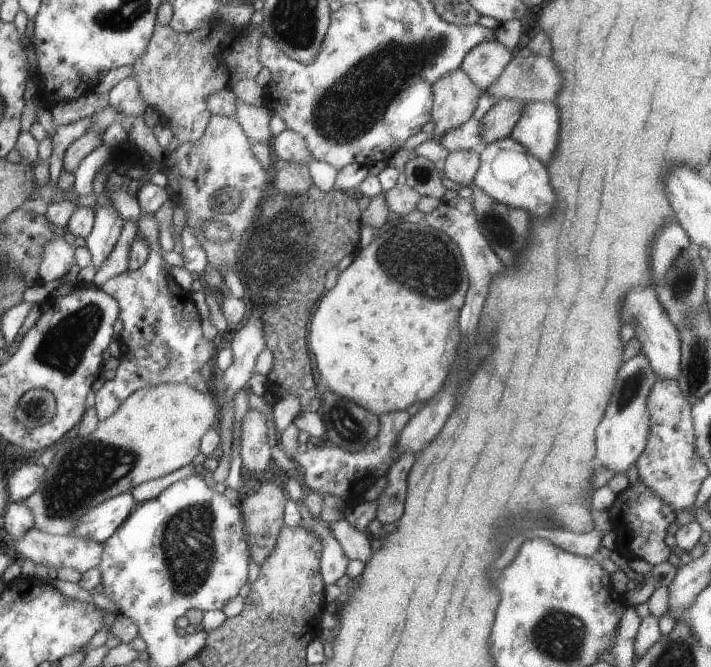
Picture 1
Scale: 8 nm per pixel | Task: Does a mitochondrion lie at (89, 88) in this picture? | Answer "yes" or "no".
no

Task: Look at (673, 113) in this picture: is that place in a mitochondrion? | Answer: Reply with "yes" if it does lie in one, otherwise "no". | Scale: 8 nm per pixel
no

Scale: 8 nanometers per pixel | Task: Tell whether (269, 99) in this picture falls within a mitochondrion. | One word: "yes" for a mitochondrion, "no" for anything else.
no

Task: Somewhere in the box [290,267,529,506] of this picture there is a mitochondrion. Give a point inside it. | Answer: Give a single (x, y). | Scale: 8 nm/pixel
(342, 422)

